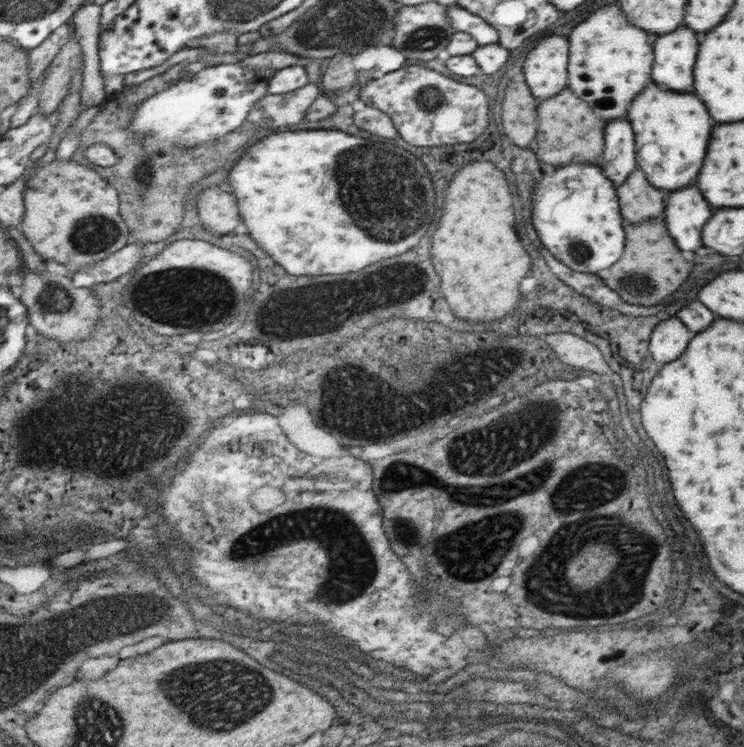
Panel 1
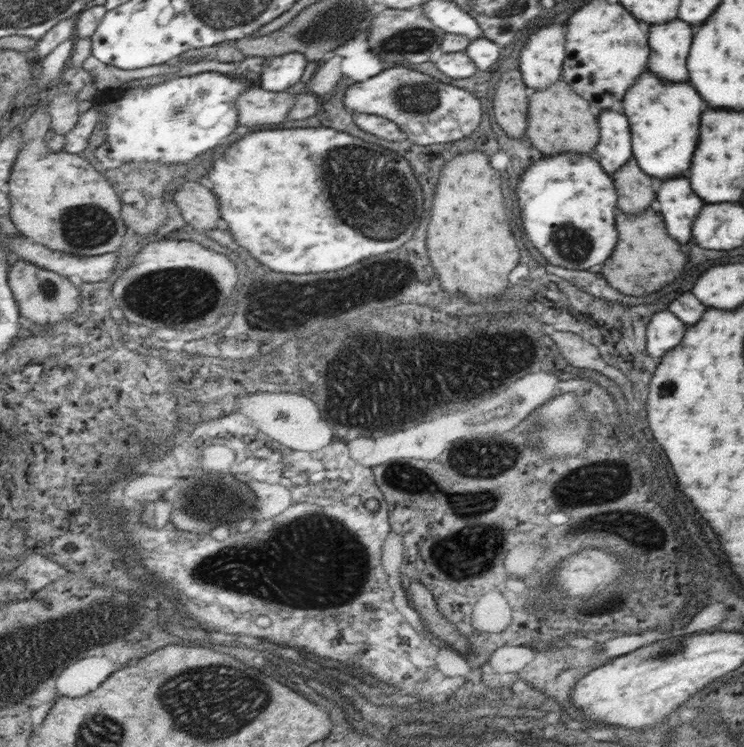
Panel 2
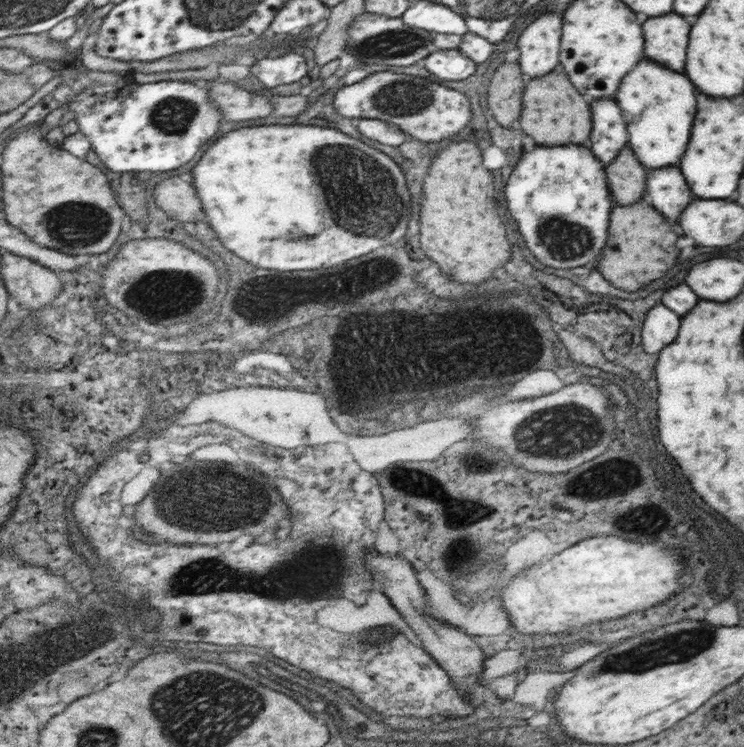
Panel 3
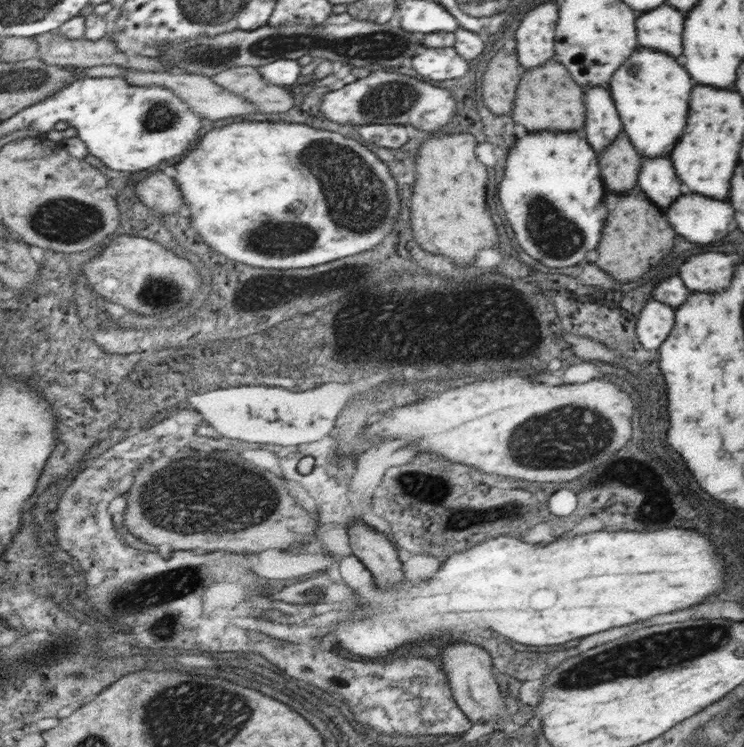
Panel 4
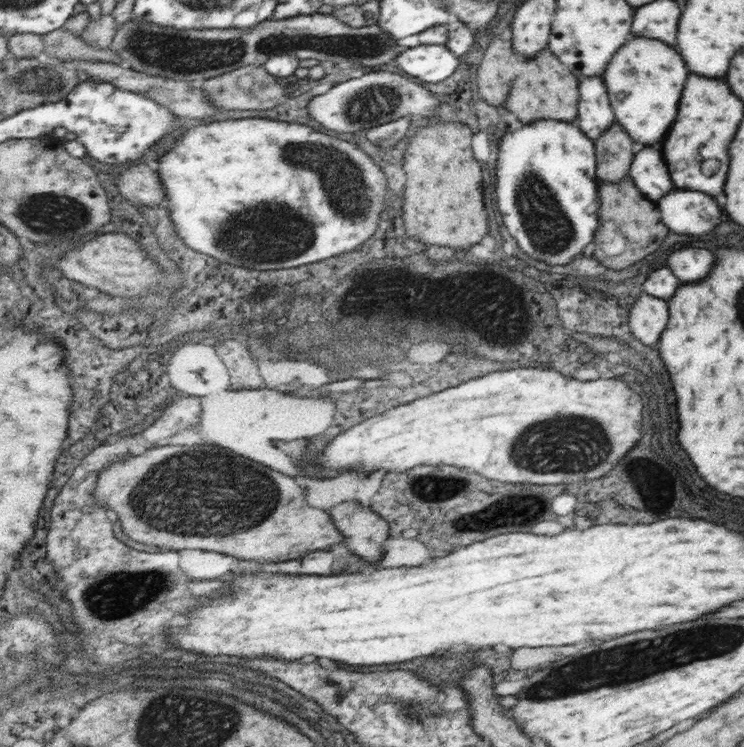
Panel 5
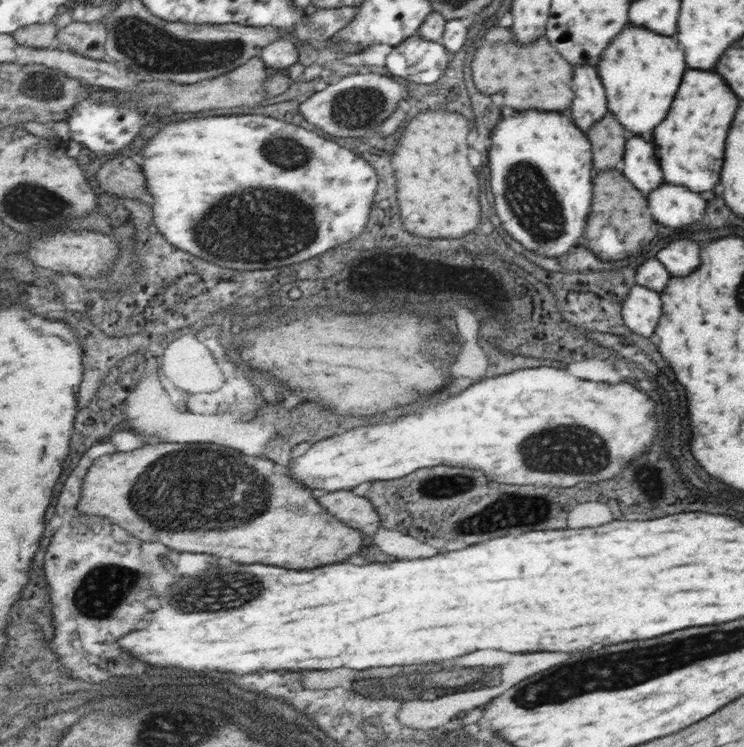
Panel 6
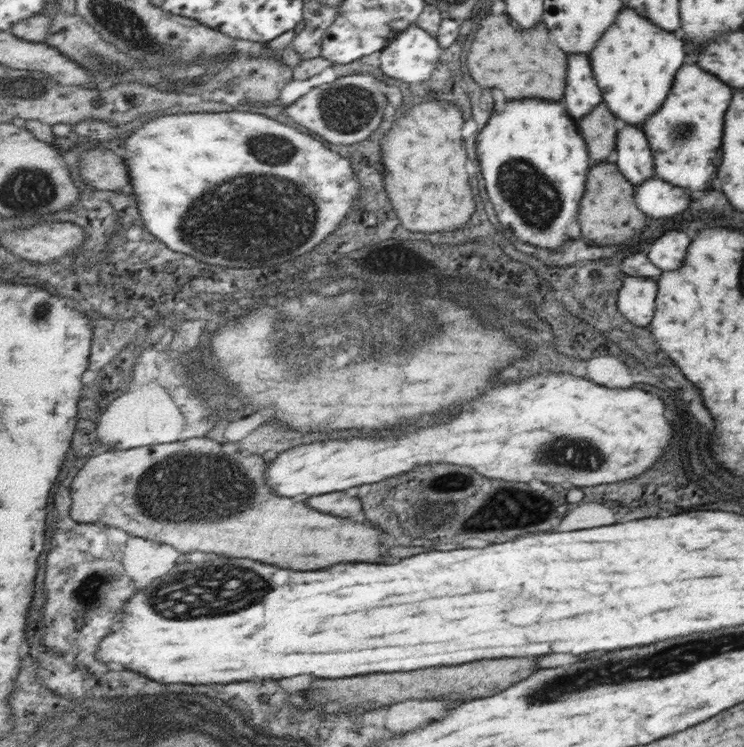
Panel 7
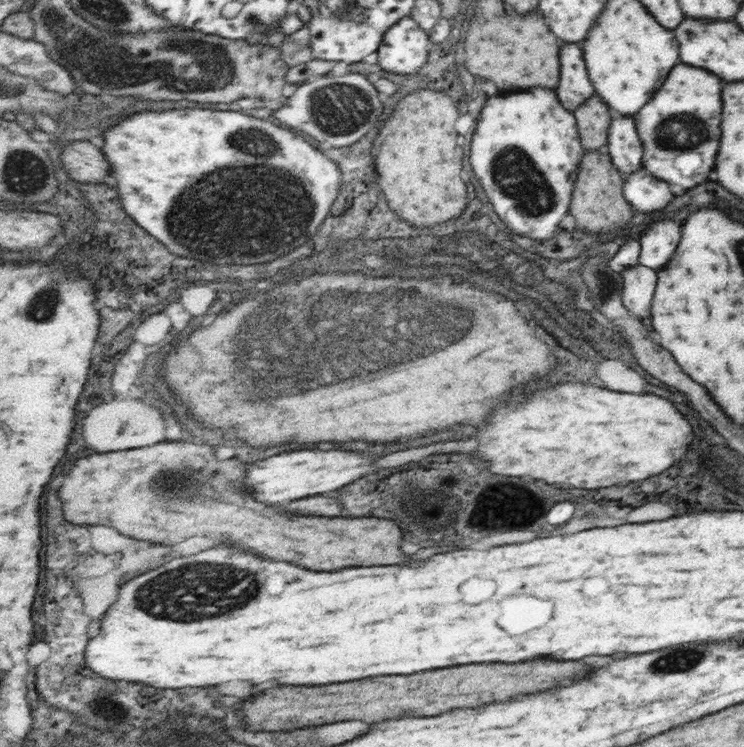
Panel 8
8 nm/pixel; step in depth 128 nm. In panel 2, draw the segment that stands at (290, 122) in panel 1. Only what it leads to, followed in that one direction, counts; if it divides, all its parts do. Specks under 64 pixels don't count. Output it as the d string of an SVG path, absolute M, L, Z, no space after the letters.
M252 86L250 89L246 90L240 98L238 98L238 109L240 109L240 120L244 122L244 124L250 124L250 126L260 126L260 124L280 124L280 122L288 122L288 118L290 118L290 110L294 110L294 106L296 106L296 100L298 100L298 96L306 91L302 91L301 93L294 93L288 91L282 92L274 92L268 89L265 89L261 86Z

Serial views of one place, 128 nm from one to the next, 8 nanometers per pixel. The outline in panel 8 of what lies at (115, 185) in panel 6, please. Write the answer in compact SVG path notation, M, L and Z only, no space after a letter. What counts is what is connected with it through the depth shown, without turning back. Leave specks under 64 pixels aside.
M70 140L62 150L64 168L68 169L76 180L85 183L104 184L104 178L112 176L112 163L103 148L90 141Z

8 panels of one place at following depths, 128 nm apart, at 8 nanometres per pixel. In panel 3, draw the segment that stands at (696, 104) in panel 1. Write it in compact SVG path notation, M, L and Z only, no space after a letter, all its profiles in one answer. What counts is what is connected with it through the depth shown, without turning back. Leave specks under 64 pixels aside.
M646 60L646 64L642 64L642 68L638 68L630 80L626 80L626 88L622 88L617 104L628 124L628 146L638 152L638 160L642 160L642 164L646 164L650 170L678 166L682 154L686 152L696 116L694 84L686 76Z

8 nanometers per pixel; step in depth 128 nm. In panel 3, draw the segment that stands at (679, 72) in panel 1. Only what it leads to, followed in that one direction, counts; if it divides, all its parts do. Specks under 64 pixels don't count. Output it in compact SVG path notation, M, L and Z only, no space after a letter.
M670 14L670 16L660 16L660 18L648 18L646 20L646 52L650 52L650 60L674 70L674 72L682 72L684 74L684 60L686 60L686 48L688 48L688 32L690 32L690 24L678 16L678 14Z

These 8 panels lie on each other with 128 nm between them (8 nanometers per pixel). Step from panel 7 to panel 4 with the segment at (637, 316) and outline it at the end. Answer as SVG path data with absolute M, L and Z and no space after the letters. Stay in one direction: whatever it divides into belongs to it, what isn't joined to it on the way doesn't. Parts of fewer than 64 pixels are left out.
M649 296L641 305L643 310L636 322L636 334L646 350L658 350L674 328L674 310Z

